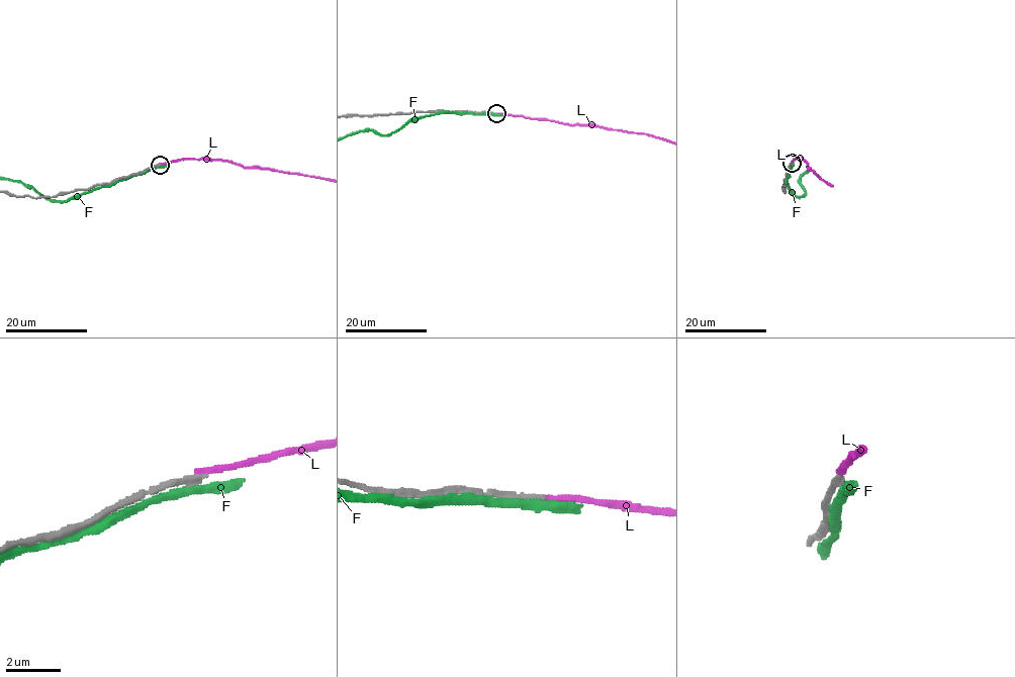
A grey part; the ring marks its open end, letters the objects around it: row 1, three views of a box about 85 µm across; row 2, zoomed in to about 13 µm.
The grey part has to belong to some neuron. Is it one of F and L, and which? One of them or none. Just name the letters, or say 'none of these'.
none of these

